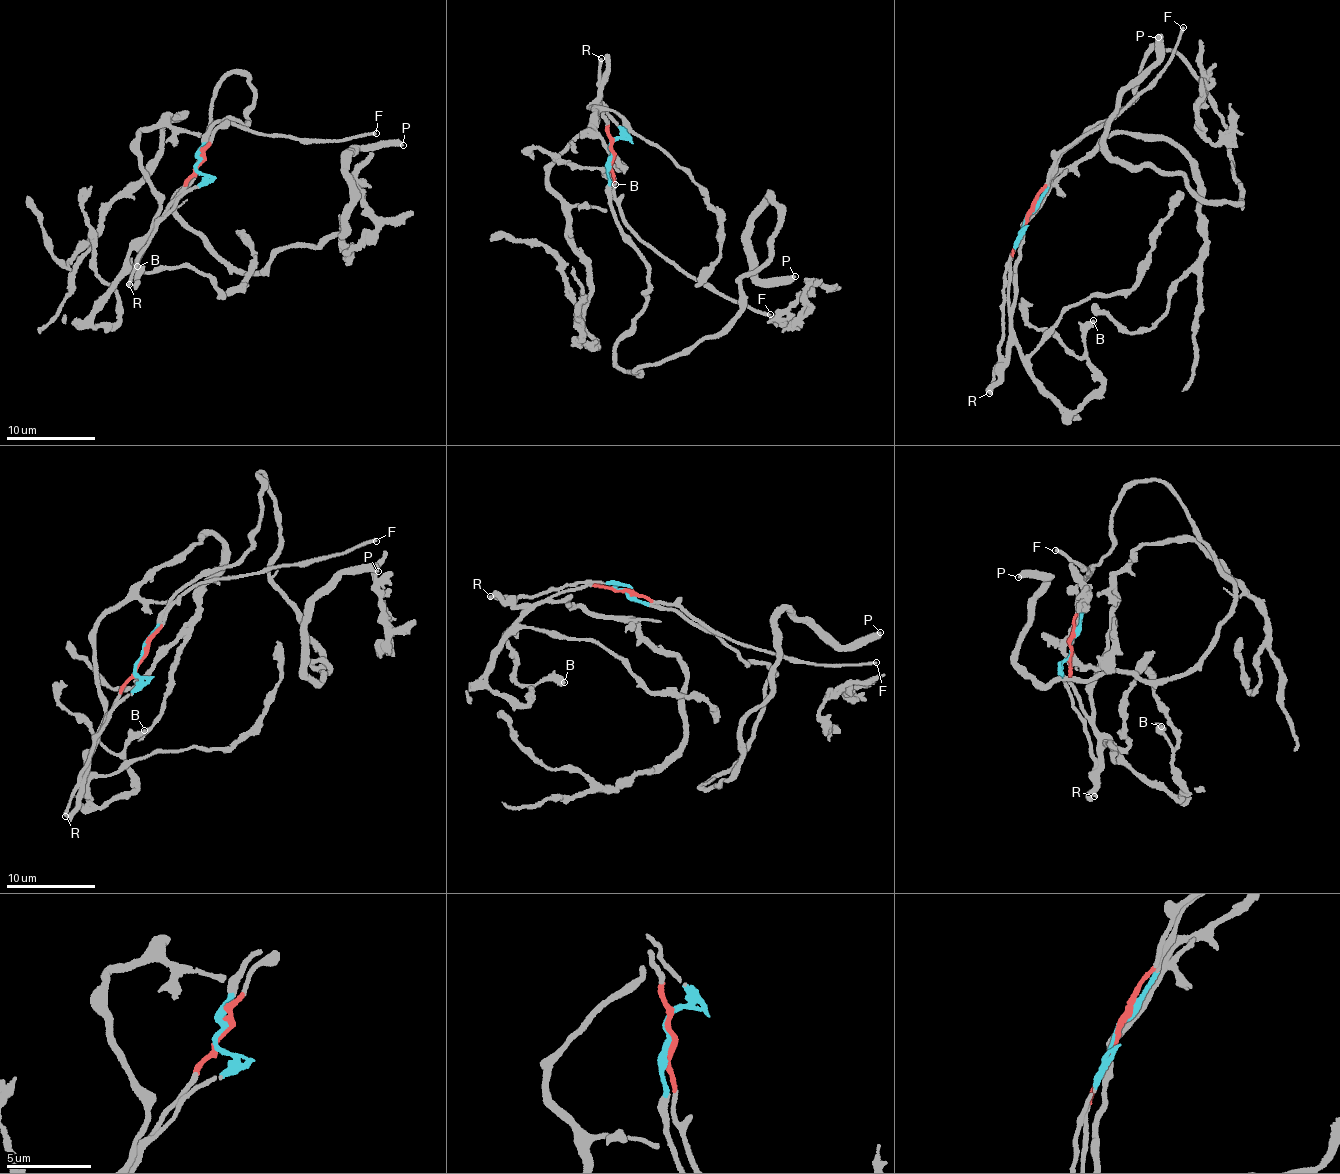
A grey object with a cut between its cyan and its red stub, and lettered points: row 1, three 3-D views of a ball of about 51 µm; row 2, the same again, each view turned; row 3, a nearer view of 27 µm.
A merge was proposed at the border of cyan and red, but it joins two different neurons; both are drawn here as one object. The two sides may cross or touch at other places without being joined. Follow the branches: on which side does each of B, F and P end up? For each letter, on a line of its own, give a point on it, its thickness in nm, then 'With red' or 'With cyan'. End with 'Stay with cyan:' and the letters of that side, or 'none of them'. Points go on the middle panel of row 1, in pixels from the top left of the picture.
B: Place: (615, 184). Thickness 440 nm. With red
F: Place: (770, 314). Thickness 240 nm. With red
P: Place: (795, 276). Thickness 440 nm. With cyan
Stay with cyan: P

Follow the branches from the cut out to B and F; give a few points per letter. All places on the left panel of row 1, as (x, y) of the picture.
B: (200, 163), (151, 235), (130, 253), (123, 276), (93, 314), (93, 326), (115, 322), (117, 279), (138, 265)
F: (200, 163), (202, 148), (209, 143), (212, 131), (233, 123), (262, 132), (340, 142), (376, 134)

